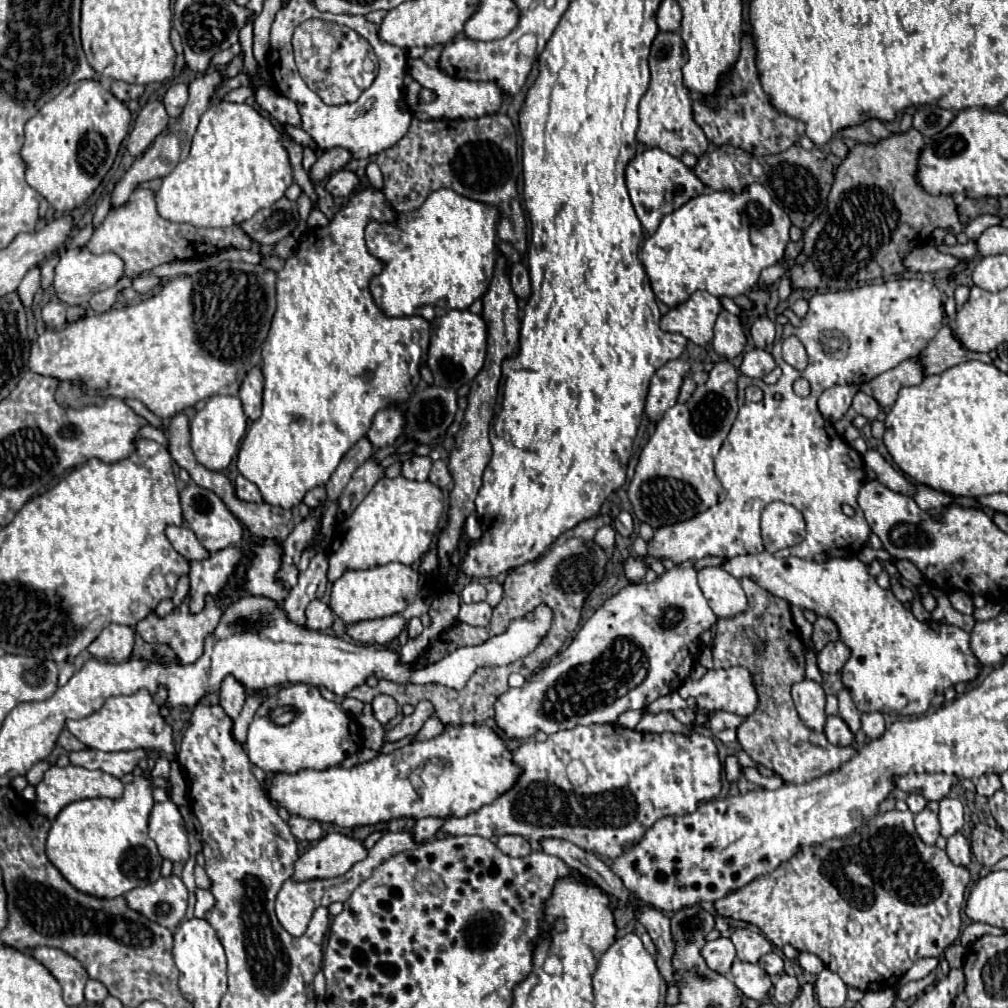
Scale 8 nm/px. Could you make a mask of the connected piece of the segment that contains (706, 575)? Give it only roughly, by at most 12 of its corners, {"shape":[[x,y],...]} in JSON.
{"shape":[[721,567],[699,571],[699,587],[717,617],[747,609],[739,579]]}

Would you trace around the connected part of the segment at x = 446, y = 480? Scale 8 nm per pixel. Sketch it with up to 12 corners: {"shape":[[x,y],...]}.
{"shape":[[435,461],[429,481],[439,489],[449,487],[451,473],[445,461]]}

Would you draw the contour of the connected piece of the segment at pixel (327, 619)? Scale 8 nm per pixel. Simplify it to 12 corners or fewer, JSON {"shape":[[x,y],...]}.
{"shape":[[315,599],[307,607],[307,627],[325,631],[333,625],[333,611]]}

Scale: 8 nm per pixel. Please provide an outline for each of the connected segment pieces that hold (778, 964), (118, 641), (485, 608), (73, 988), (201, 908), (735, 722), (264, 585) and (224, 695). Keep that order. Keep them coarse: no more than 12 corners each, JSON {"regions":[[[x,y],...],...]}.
{"regions":[[[775,951],[759,959],[769,975],[783,973],[783,959]],[[111,623],[89,645],[101,661],[131,659],[135,633]],[[461,603],[459,621],[487,627],[491,605]],[[33,949],[63,989],[67,1005],[83,1005],[87,971],[71,955]],[[197,889],[195,917],[205,917],[215,907],[209,891]],[[717,711],[707,727],[713,733],[737,729],[745,717]],[[253,545],[245,591],[281,603],[287,591],[275,581],[281,549]],[[233,675],[221,683],[221,707],[233,719],[245,703],[245,687]]]}

